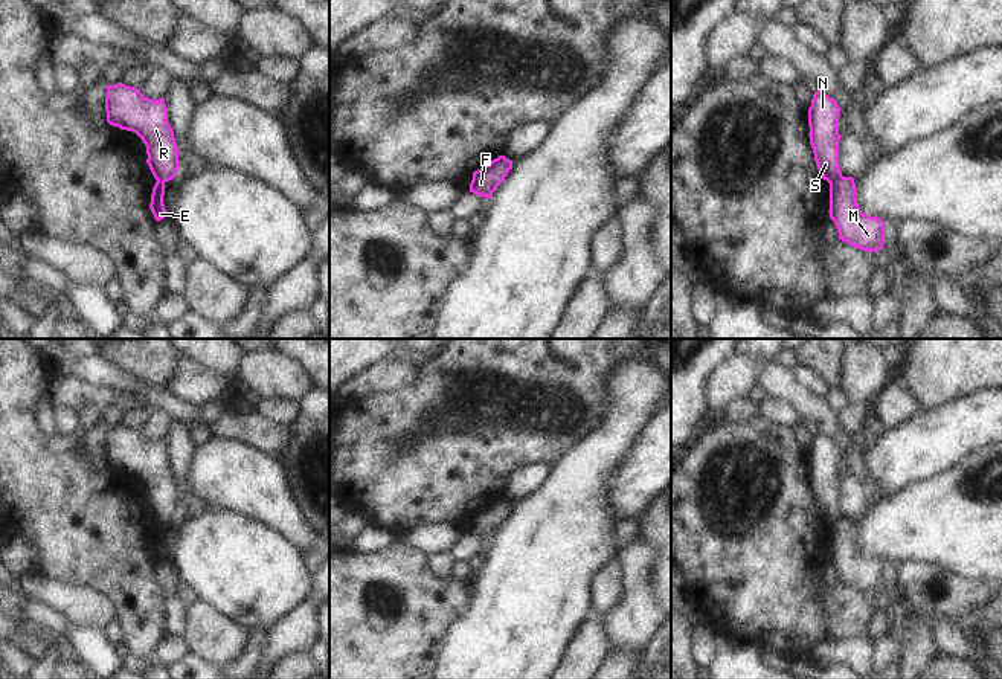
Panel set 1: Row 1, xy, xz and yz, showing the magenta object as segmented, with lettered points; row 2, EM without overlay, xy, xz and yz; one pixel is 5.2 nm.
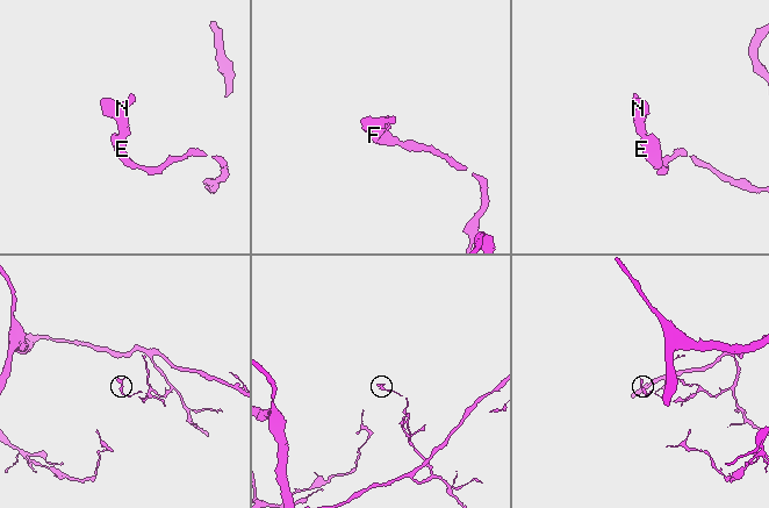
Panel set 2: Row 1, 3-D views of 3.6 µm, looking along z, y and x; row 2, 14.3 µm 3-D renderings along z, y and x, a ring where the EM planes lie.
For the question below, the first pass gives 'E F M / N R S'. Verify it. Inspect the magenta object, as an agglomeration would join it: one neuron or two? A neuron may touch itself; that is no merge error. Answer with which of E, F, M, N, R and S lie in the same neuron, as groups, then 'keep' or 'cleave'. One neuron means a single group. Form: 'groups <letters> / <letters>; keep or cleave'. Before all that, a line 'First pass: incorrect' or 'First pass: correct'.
First pass: correct
groups E F M / N R S; cleave

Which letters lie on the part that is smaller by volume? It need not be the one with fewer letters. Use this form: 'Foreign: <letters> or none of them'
Foreign: N, R, S

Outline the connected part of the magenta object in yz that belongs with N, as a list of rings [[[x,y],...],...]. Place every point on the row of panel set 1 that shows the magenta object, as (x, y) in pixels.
[[[817,88],[808,108],[808,136],[819,174],[828,183],[842,177],[839,166],[839,140],[842,137],[839,134],[839,114],[837,102]]]

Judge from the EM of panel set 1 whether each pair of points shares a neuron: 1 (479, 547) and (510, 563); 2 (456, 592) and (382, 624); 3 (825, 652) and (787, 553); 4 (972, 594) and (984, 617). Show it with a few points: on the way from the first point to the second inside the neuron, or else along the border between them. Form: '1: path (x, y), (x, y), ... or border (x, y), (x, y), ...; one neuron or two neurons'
1: border (490, 540), (482, 553); two neurons
2: path (438, 603), (406, 609), (400, 615); one neuron
3: border (856, 637), (821, 641), (806, 659); two neurons
4: border (985, 601), (970, 606), (961, 614), (943, 615); two neurons

